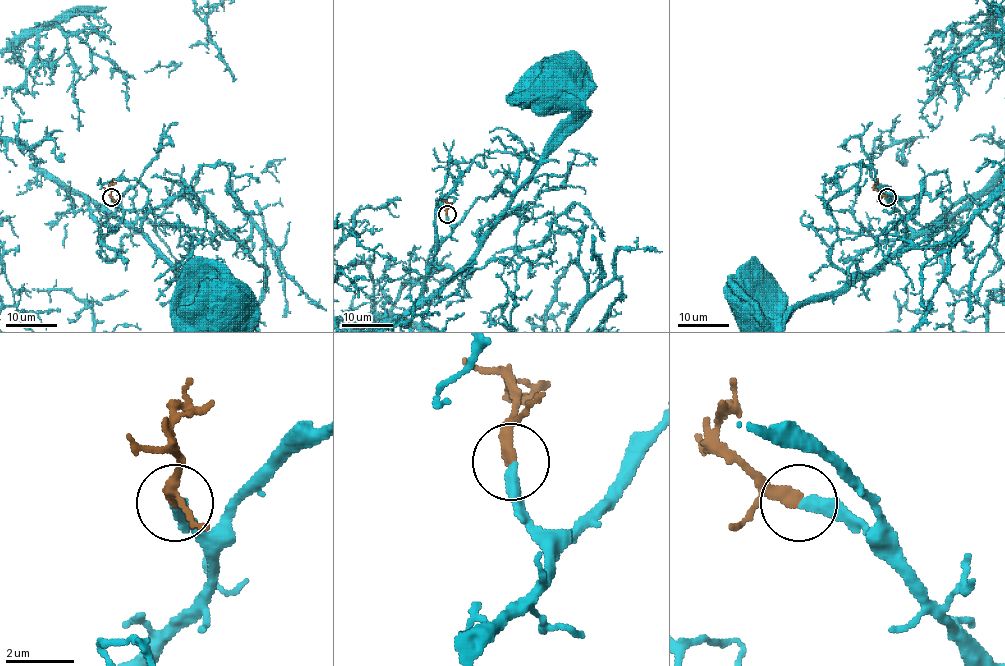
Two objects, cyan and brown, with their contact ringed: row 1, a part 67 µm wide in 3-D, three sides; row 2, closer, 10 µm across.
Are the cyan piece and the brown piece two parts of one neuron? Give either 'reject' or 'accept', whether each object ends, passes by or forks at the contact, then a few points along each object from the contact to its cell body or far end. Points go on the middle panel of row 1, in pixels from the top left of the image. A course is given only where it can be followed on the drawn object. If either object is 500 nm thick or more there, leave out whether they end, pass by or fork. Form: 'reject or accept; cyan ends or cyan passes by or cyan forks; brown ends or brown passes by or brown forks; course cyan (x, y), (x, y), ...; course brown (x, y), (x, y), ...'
accept; cyan ends; brown passes by; course cyan (447, 214), (452, 232), (435, 250), (425, 297), (479, 247), (571, 115), (539, 89), (545, 76), (552, 89); course brown (447, 214), (446, 202), (449, 204)

